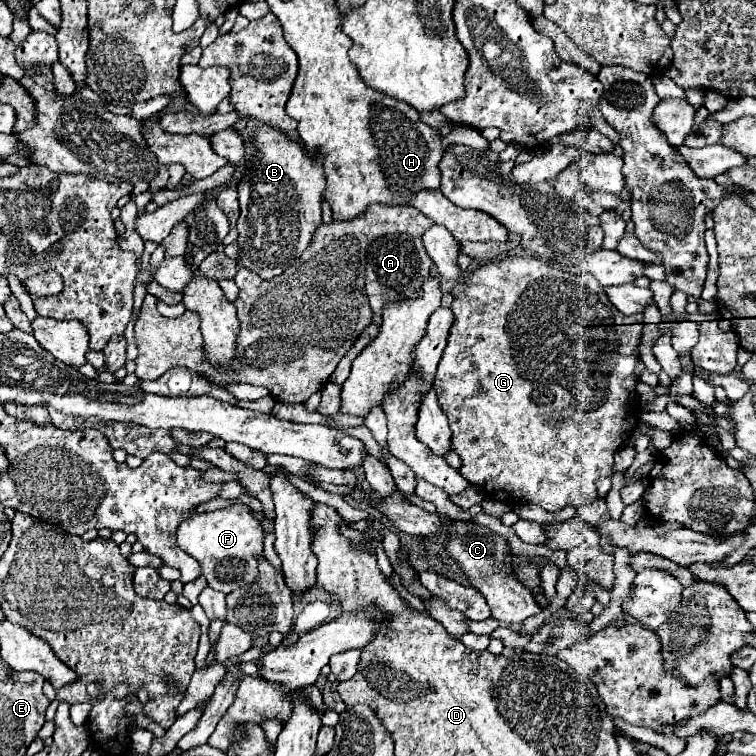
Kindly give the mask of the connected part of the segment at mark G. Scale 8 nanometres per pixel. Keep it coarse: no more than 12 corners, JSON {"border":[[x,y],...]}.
{"border":[[535,257],[453,289],[435,389],[461,473],[597,499],[641,323]]}

